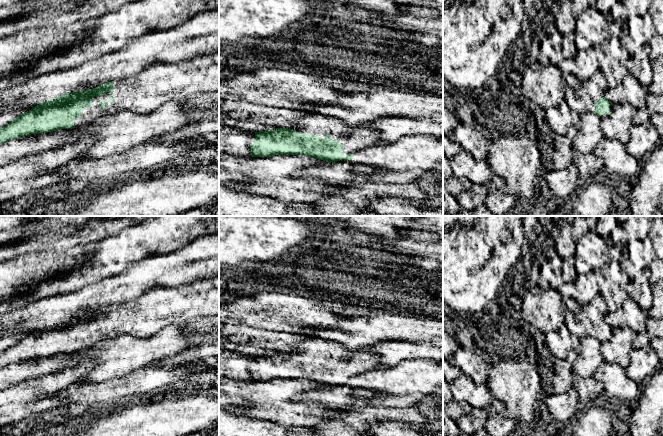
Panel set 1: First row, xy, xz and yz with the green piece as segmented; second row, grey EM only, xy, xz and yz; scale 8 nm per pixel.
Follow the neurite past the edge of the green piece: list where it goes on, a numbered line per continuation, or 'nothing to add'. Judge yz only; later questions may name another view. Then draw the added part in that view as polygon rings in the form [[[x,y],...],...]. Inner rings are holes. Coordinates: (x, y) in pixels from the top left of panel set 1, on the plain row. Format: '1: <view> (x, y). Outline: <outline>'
1: yz (581, 323). Outline: [[[598,294],[587,304],[578,306],[575,311],[569,306],[564,315],[564,322],[568,330],[579,339],[585,336],[595,336],[595,328],[607,314],[607,306],[603,297]]]

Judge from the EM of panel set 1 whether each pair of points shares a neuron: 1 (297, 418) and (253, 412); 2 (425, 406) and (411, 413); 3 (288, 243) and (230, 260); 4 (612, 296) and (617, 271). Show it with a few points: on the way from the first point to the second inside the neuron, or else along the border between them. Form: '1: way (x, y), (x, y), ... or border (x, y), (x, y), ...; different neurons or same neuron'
1: way (286, 412), (264, 412); same neuron
2: border (413, 406), (427, 418), (427, 423); different neurons
3: way (274, 250), (244, 251); same neuron
4: way (612, 290), (613, 277); same neuron

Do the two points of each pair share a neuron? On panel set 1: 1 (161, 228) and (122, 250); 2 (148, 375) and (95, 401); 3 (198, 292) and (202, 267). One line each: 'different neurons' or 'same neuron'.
1: same neuron
2: same neuron
3: different neurons

